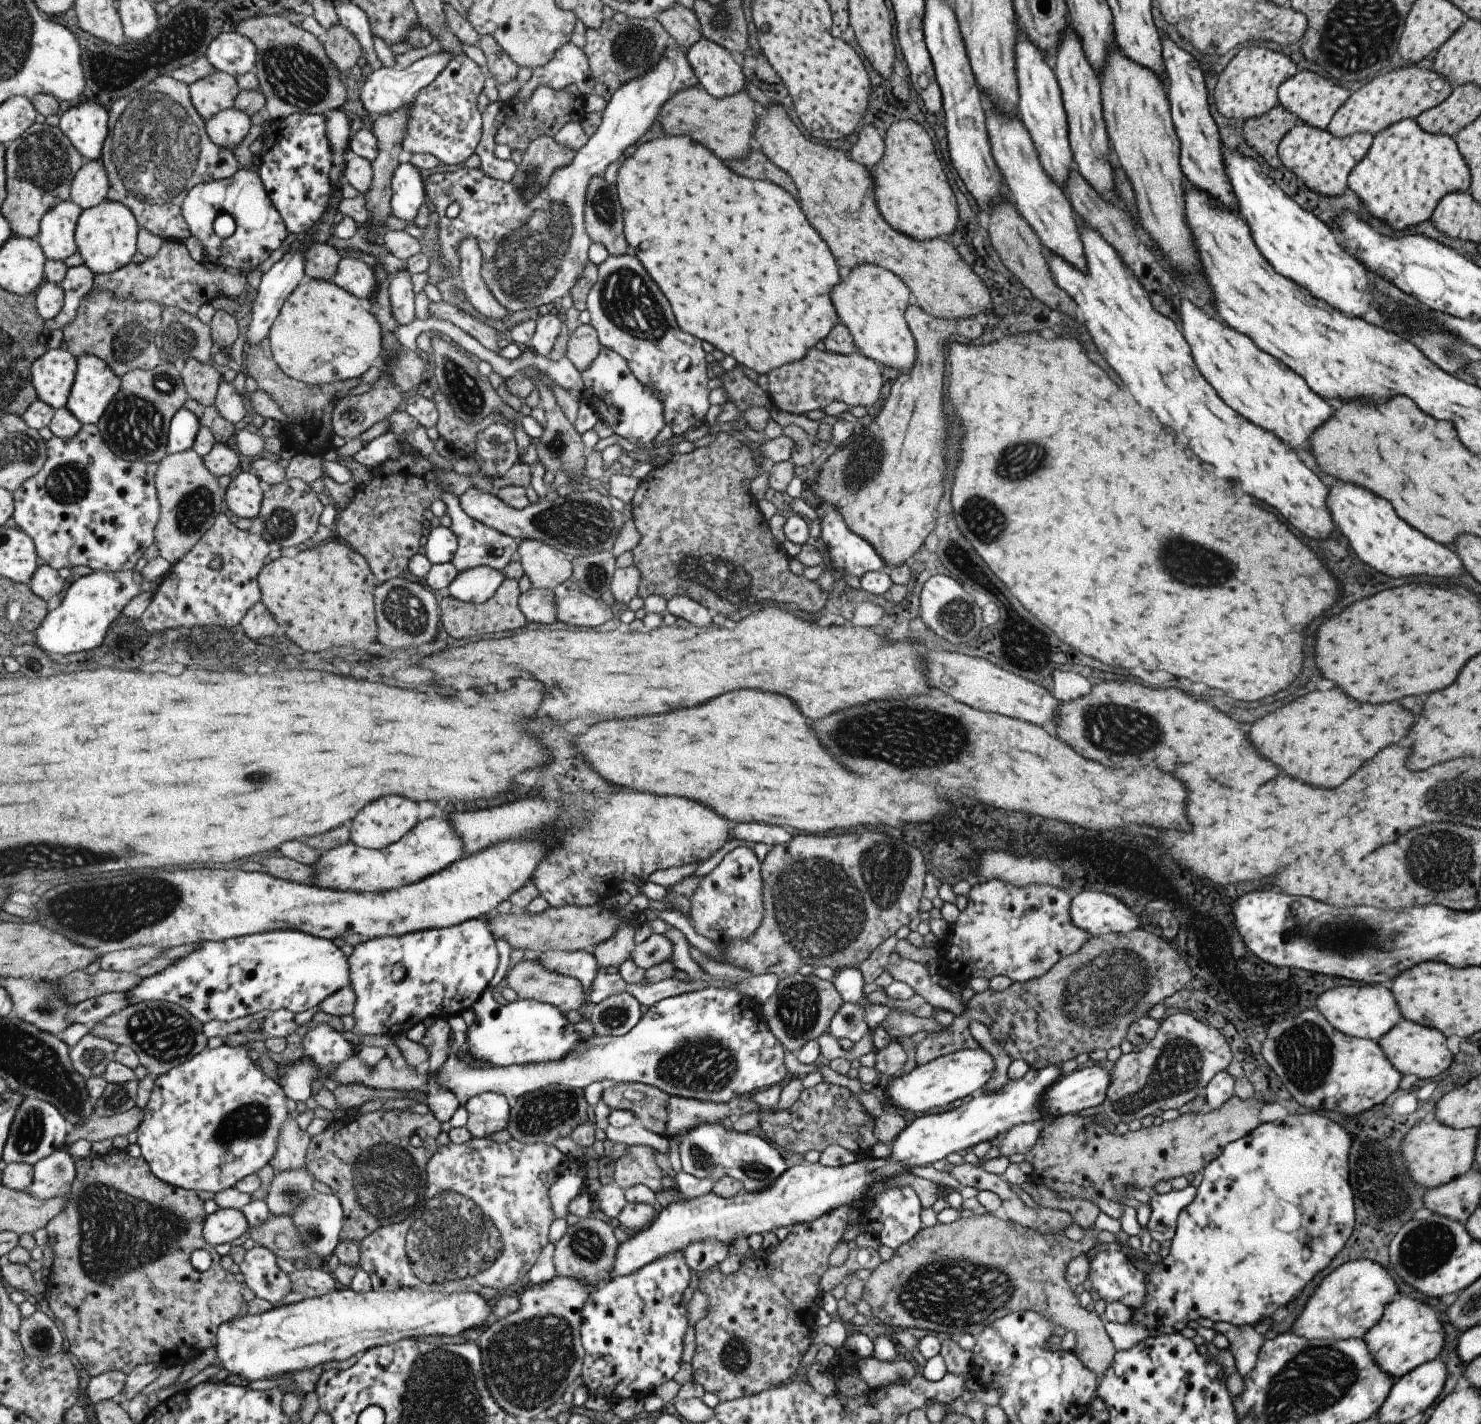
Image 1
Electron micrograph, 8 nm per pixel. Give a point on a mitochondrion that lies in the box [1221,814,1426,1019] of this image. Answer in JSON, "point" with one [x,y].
{"point":[1352,934]}

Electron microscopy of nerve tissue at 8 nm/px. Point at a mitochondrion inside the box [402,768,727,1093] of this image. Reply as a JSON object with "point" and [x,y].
{"point":[613,1018]}

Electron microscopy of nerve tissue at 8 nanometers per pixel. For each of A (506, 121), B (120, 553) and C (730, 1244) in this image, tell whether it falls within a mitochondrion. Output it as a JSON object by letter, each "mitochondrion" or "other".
{"A":"other","B":"other","C":"other"}

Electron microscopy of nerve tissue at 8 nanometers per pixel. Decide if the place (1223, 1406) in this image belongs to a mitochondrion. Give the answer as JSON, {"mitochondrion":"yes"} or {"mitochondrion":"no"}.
{"mitochondrion":"no"}

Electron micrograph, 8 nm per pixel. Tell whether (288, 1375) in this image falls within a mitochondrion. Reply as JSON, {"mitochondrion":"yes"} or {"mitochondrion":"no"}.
{"mitochondrion":"no"}

